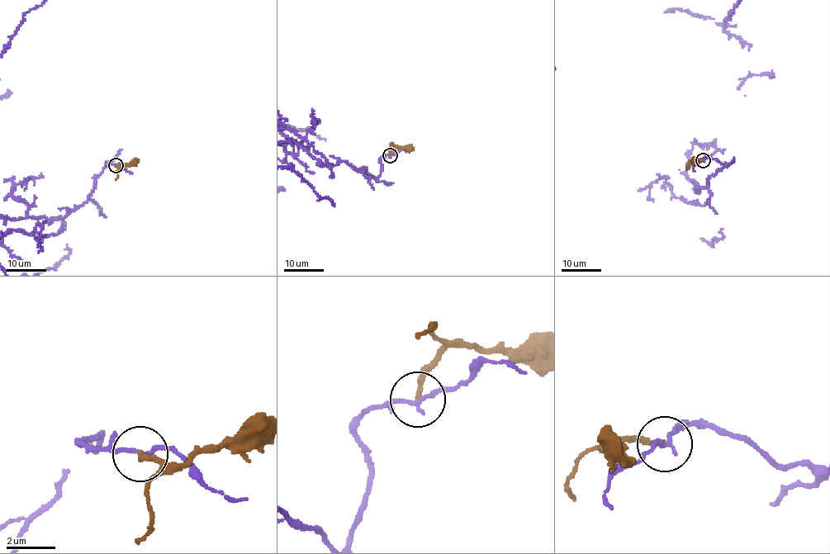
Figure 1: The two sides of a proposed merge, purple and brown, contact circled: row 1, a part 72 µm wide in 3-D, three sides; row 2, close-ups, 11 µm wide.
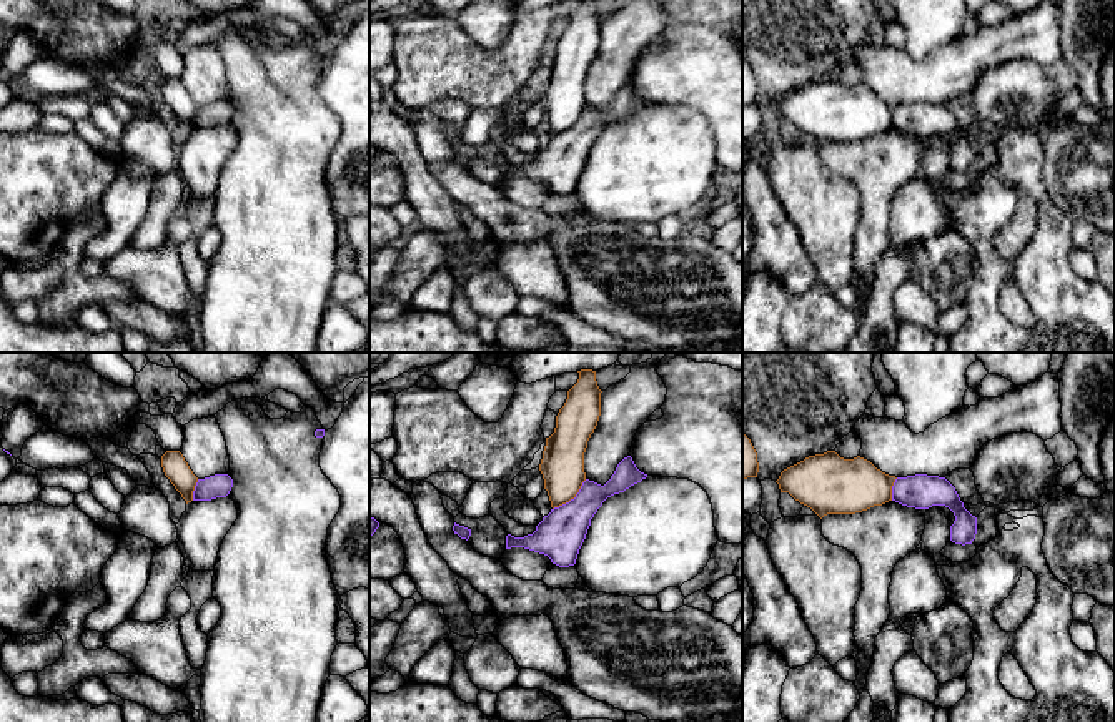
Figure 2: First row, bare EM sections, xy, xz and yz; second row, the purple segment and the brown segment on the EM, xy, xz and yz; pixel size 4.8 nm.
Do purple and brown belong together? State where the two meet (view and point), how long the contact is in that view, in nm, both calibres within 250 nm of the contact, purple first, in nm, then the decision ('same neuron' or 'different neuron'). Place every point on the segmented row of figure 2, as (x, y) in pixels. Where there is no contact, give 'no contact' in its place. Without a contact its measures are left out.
xz (571, 499) | 220 nm | 220/200 nm | different neuron

